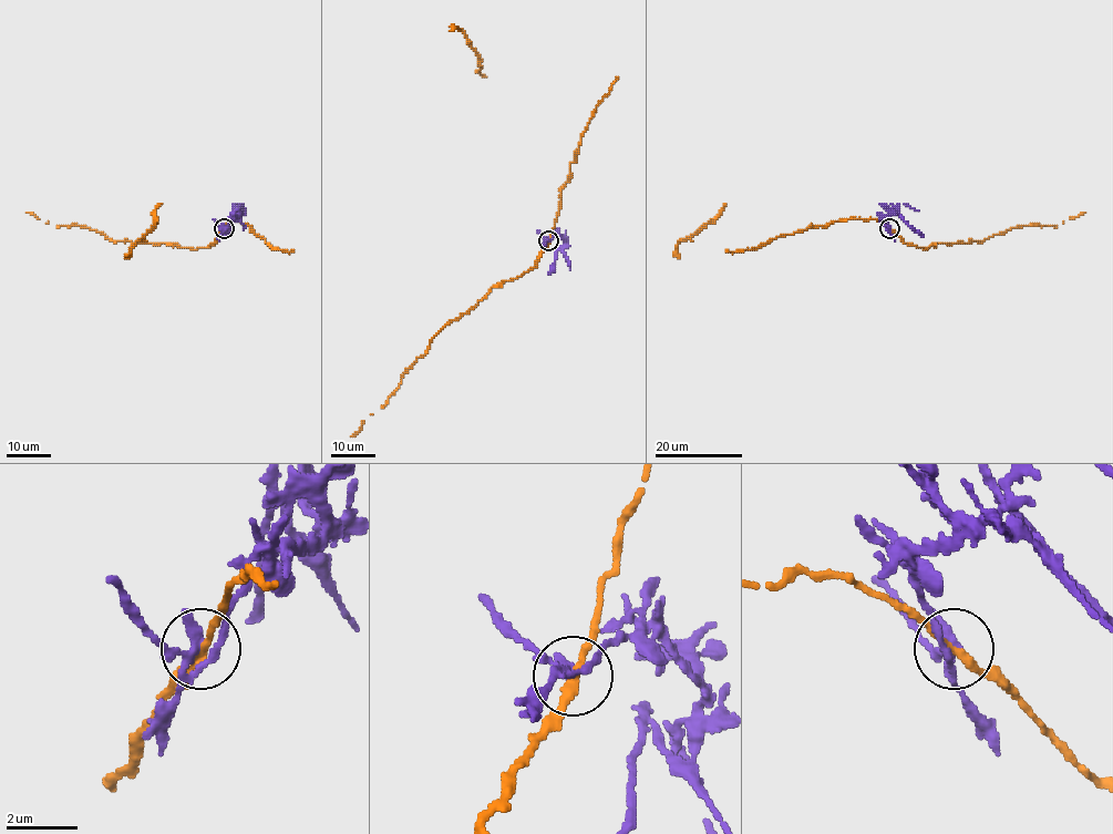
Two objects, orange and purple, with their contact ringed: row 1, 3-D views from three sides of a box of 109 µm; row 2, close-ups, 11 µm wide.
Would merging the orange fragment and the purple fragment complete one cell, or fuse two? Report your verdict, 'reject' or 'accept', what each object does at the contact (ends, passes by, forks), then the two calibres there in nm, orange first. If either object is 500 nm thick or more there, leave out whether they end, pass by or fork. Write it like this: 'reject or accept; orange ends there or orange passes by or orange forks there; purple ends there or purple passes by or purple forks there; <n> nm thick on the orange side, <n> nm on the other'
reject; orange passes by; purple forks there; 240 nm thick on the orange side, 240 nm on the other

